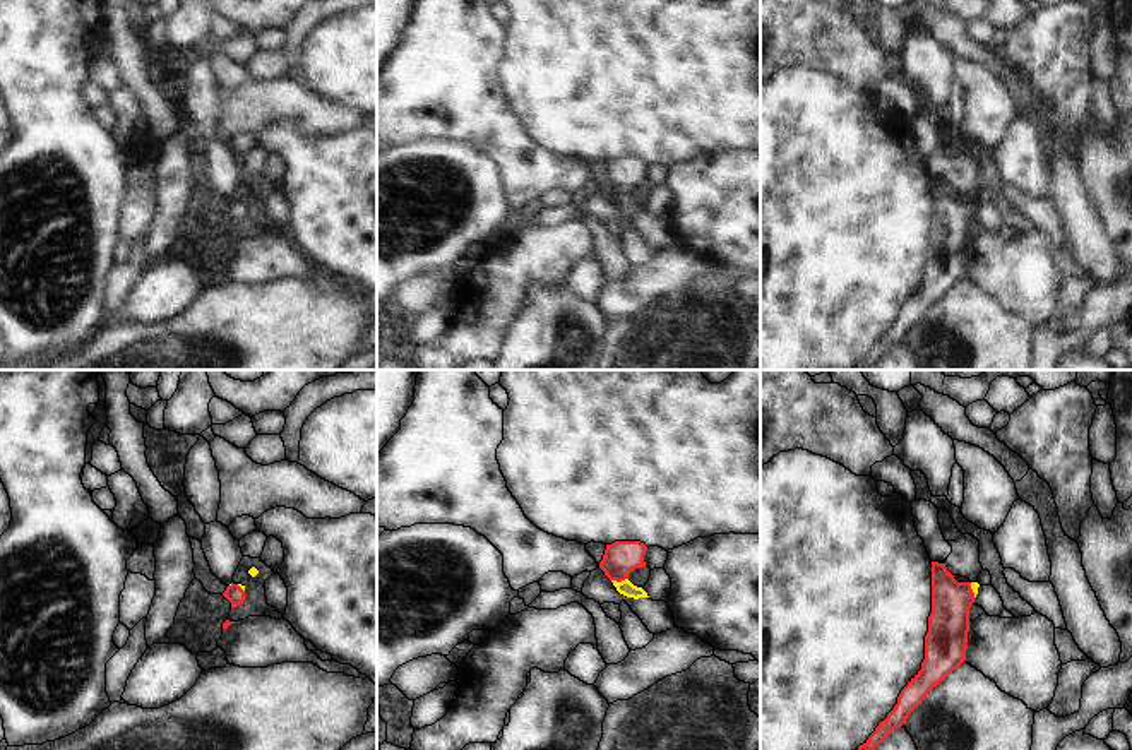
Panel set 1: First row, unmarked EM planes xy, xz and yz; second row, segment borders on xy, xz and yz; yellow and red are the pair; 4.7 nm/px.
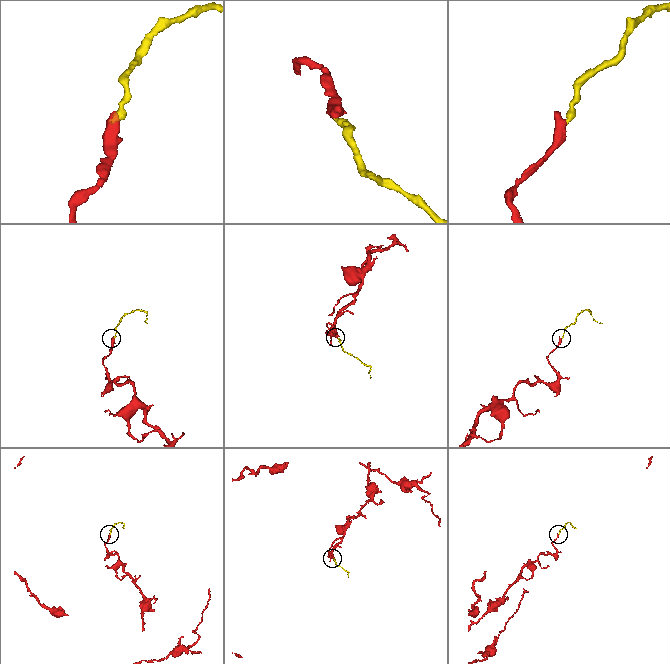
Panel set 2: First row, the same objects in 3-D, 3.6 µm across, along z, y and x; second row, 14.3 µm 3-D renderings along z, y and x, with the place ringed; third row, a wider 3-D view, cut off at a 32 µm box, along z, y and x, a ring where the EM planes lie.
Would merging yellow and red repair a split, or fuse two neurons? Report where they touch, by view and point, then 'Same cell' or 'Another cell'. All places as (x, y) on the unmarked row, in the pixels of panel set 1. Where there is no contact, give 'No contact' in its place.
Touches yellow at xz (619, 199). Same cell

